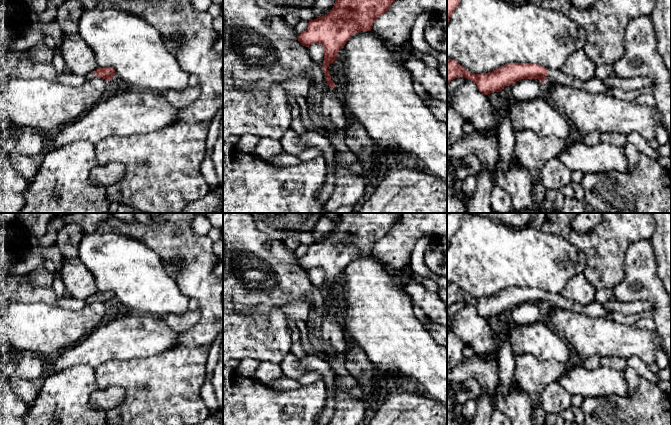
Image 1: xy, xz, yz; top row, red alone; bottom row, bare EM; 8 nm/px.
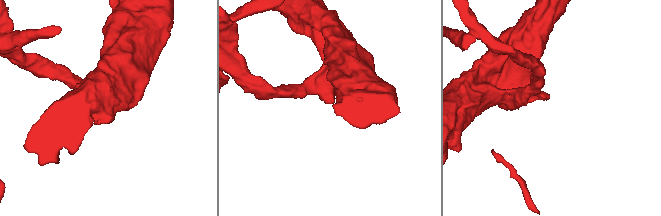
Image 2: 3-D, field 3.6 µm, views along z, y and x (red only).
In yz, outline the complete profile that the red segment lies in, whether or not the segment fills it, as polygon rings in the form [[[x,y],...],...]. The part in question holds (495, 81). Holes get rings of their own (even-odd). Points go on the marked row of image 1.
[[[447,58],[447,83],[458,77],[465,77],[477,85],[477,89],[484,95],[501,92],[507,85],[513,85],[521,79],[538,79],[549,83],[557,83],[592,94],[605,93],[607,86],[597,77],[587,81],[563,73],[560,69],[547,69],[538,64],[510,63],[488,73],[469,73],[457,61]]]

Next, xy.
[[[98,67],[95,70],[94,75],[99,78],[109,81],[112,78],[114,78],[115,70],[112,67],[105,67],[105,68]]]

